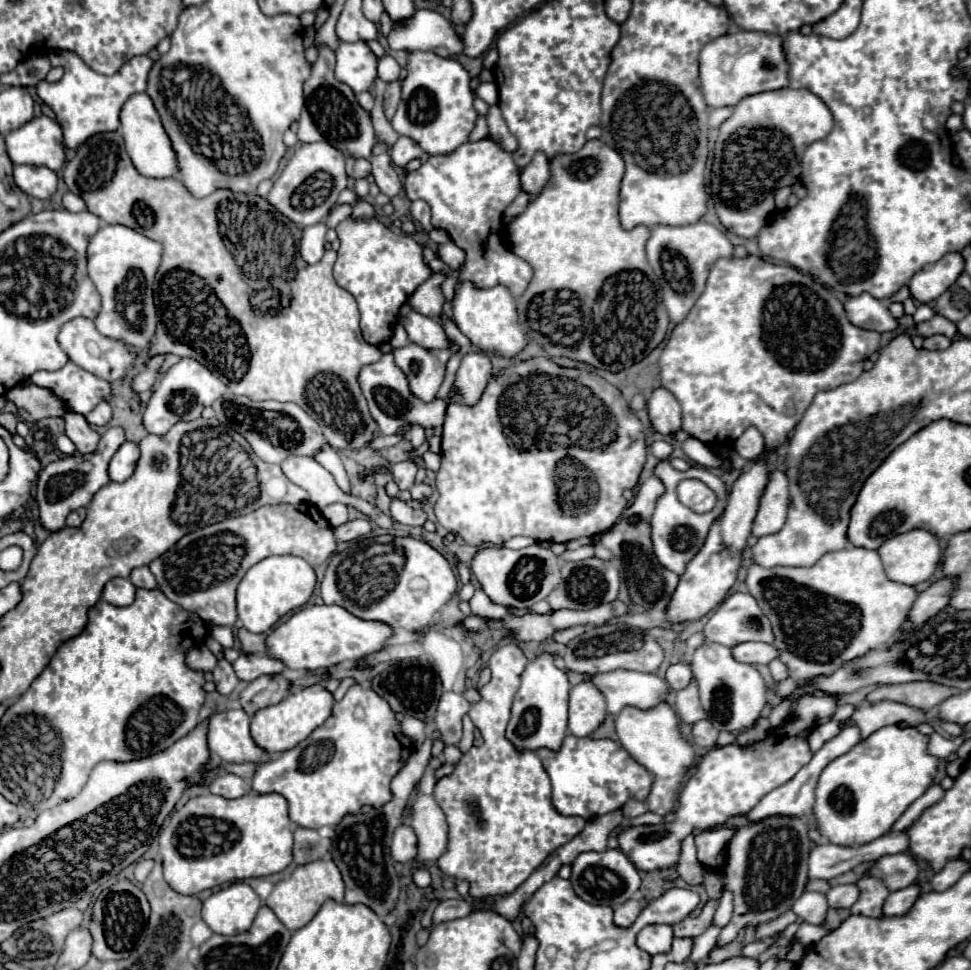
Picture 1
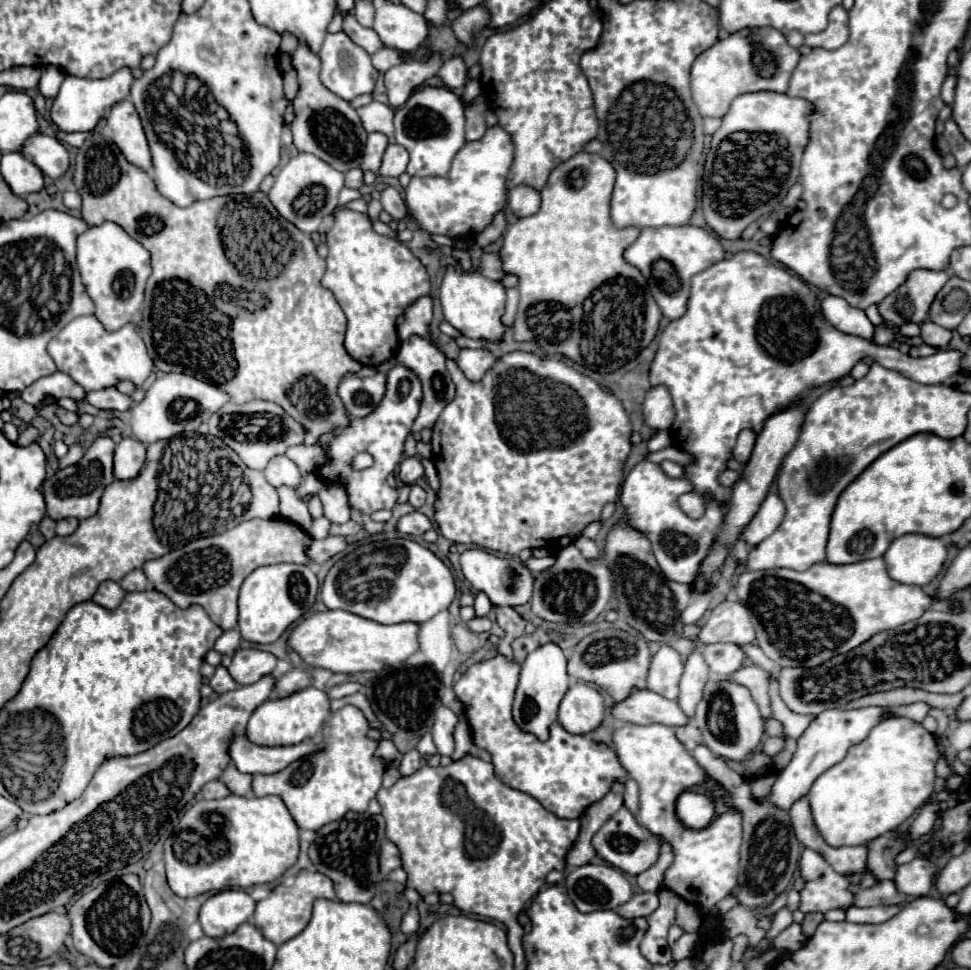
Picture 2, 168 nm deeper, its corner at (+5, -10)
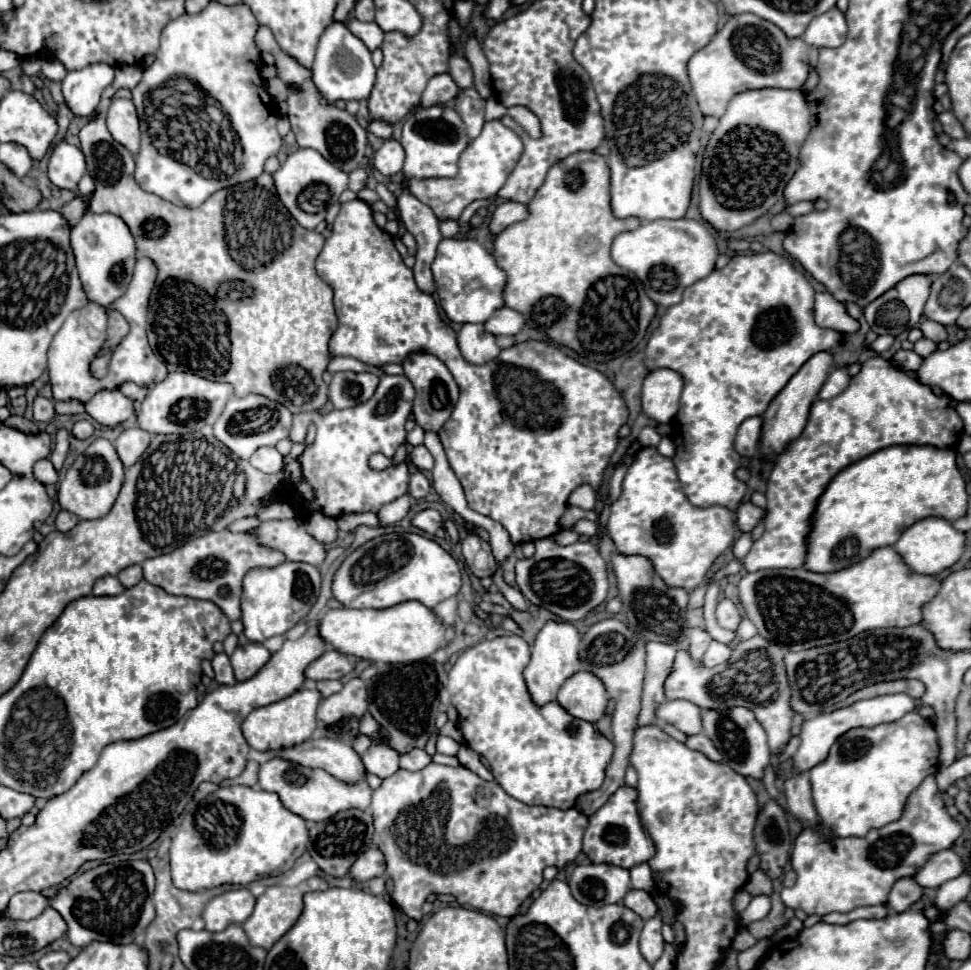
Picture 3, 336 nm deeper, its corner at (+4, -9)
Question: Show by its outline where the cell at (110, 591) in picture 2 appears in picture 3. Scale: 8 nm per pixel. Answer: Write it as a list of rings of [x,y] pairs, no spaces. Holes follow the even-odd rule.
[[[105,576],[99,578],[93,586],[93,596],[119,596],[125,588],[121,586],[121,582],[115,576]]]

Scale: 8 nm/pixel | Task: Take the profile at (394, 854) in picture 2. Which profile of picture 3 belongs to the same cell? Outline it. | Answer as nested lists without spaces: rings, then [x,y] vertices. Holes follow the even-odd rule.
[[[377,846],[367,848],[351,868],[351,876],[359,882],[367,882],[383,874],[385,874],[385,854]]]

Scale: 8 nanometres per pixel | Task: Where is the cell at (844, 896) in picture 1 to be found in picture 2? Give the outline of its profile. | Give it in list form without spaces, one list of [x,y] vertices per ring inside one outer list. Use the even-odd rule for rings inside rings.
[[[880,881],[870,889],[862,889],[856,893],[856,907],[872,907],[872,905],[902,905],[904,899],[898,893],[894,881]]]

